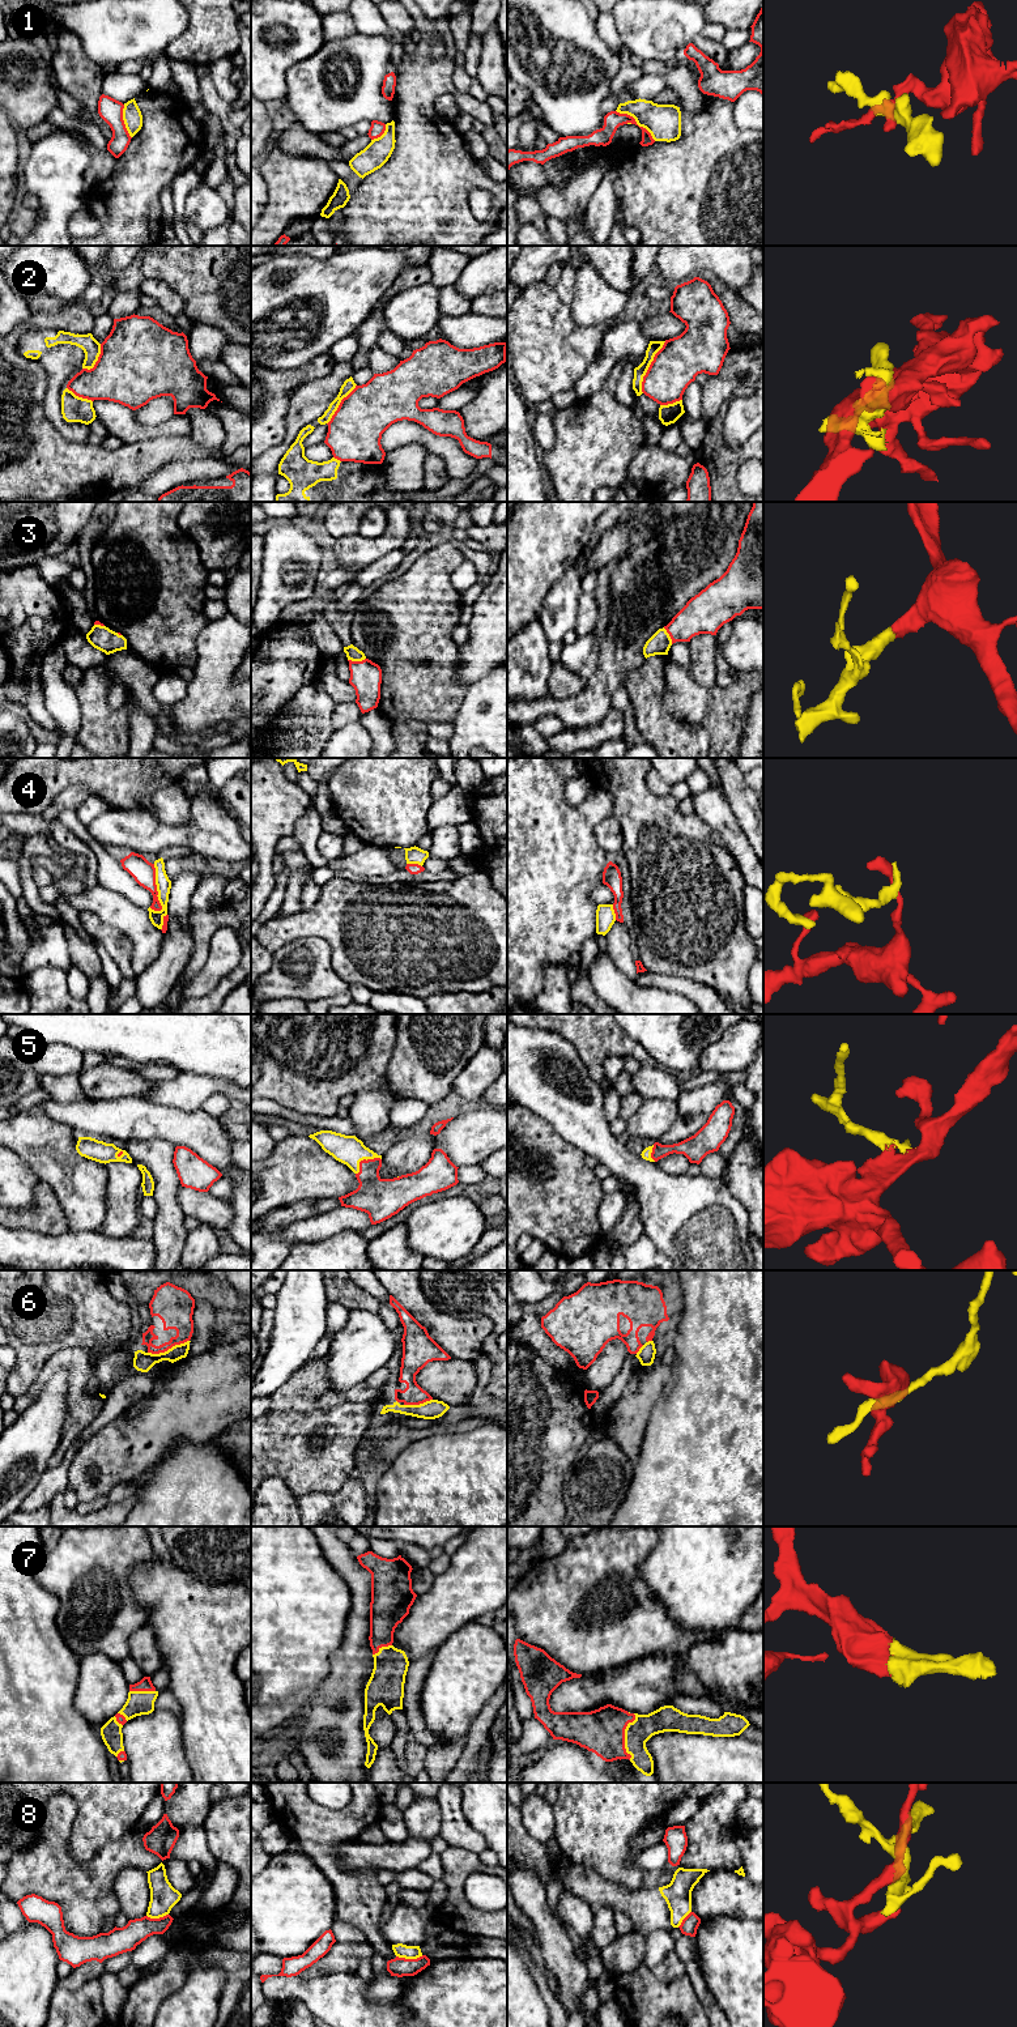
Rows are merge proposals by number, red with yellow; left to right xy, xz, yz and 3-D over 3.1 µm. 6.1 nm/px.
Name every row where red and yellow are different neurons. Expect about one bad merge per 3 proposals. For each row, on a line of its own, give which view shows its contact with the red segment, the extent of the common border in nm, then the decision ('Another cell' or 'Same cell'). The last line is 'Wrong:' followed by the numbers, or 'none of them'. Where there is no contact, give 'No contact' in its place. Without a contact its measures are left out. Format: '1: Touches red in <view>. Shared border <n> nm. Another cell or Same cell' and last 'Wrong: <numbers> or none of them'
1: Touches red in yz. Shared border 320 nm. Another cell
2: Touches red in yz. Shared border 360 nm. Another cell
3: Touches red in xz. Shared border 110 nm. Same cell
4: Touches red in xy. Shared border 300 nm. Another cell
5: Touches red in xz. Shared border 190 nm. Same cell
6: Touches red in xy. Shared border 260 nm. Another cell
7: Touches red in yz. Shared border 280 nm. Same cell
8: Touches red in xz. Shared border 170 nm. Another cell
Wrong: 1, 2, 4, 6, 8

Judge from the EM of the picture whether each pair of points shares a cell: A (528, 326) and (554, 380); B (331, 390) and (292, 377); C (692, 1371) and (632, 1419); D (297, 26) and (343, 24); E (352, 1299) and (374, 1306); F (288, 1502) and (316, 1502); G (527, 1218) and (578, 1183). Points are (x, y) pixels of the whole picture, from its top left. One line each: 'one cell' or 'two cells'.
A: one cell
B: two cells
C: two cells
D: two cells
E: one cell
F: two cells
G: one cell

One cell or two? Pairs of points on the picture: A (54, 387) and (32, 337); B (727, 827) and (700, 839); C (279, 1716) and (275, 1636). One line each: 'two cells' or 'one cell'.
A: two cells
B: two cells
C: one cell

